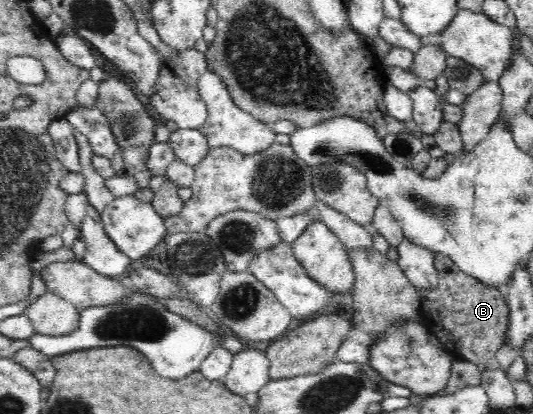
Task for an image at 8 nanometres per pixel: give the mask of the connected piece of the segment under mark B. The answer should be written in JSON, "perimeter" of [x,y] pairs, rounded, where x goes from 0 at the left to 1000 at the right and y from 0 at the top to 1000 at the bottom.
{"perimeter":[[[814,611],[814,635],[822,657],[820,696],[786,705],[795,778],[850,865],[893,879],[904,901],[936,891],[929,855],[946,831],[957,761],[944,710],[934,696],[872,662],[831,611]]]}

